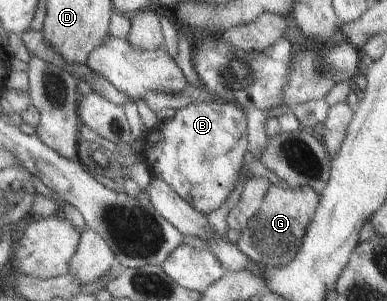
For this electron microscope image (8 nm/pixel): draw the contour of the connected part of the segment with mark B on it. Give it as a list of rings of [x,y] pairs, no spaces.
[[[191,102],[179,108],[171,119],[160,121],[159,126],[147,132],[139,147],[153,178],[161,178],[168,183],[181,199],[202,214],[215,211],[229,199],[249,158],[245,154],[248,150],[245,110],[233,102]]]

